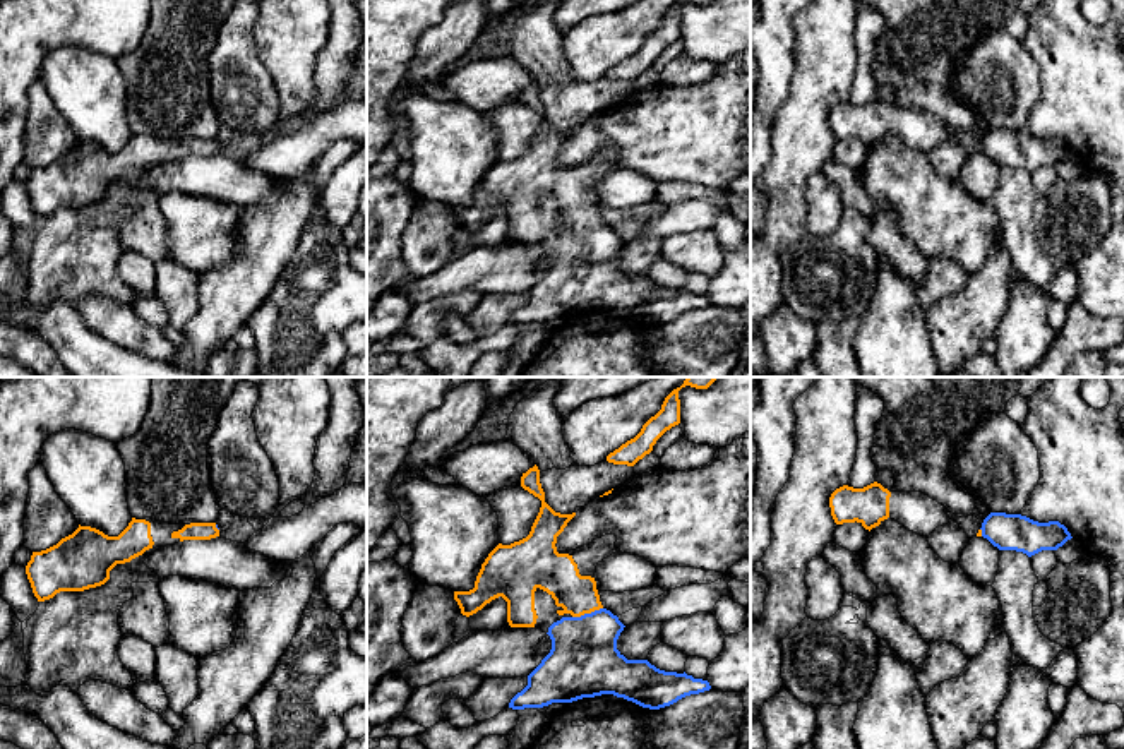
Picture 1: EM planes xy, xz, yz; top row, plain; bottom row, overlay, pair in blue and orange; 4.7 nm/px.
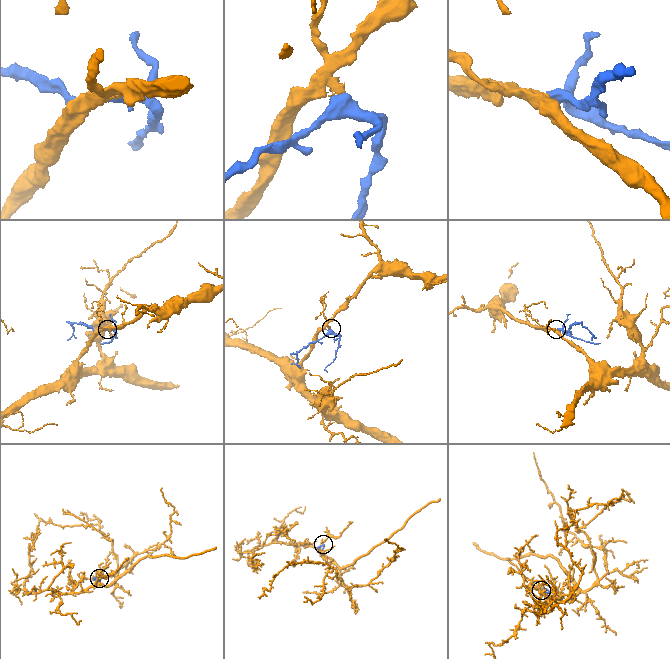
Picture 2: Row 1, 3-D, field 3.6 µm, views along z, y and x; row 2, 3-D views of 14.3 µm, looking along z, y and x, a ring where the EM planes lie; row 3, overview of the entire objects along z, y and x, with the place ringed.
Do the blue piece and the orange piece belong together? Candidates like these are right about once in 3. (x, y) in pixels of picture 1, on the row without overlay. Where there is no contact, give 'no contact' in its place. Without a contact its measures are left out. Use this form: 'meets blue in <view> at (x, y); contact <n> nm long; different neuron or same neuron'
meets blue in xz at (586, 230); contact 150 nm long; same neuron

